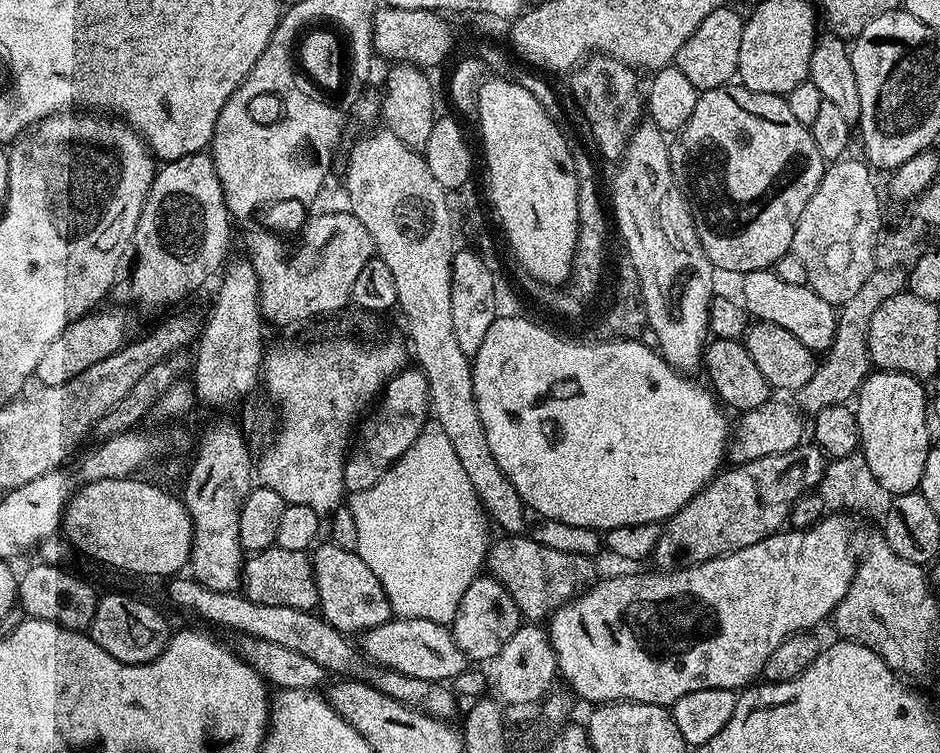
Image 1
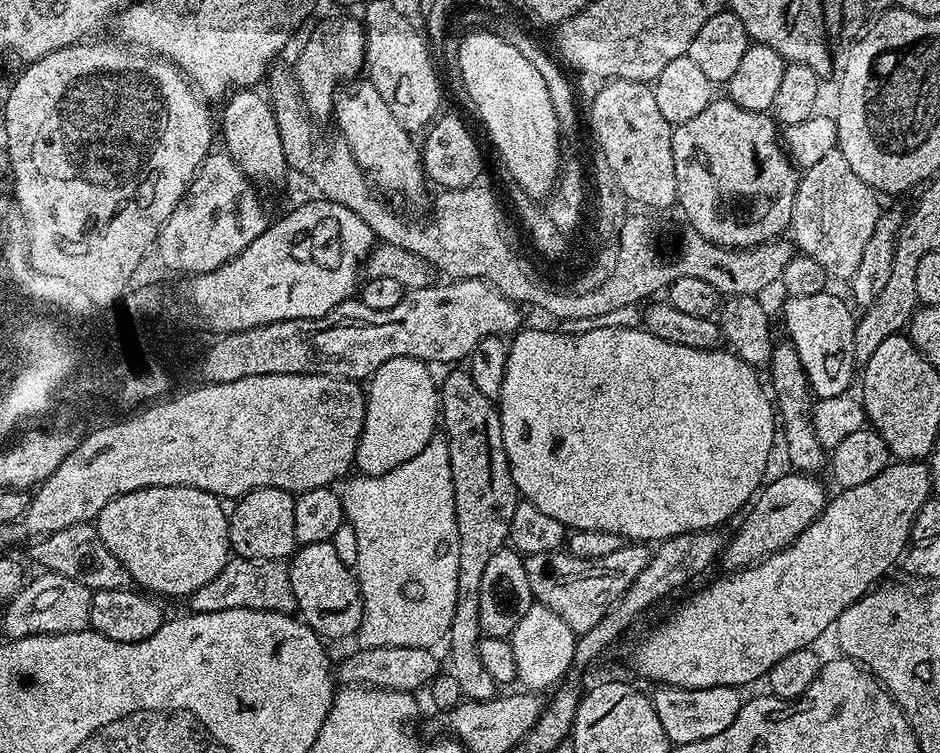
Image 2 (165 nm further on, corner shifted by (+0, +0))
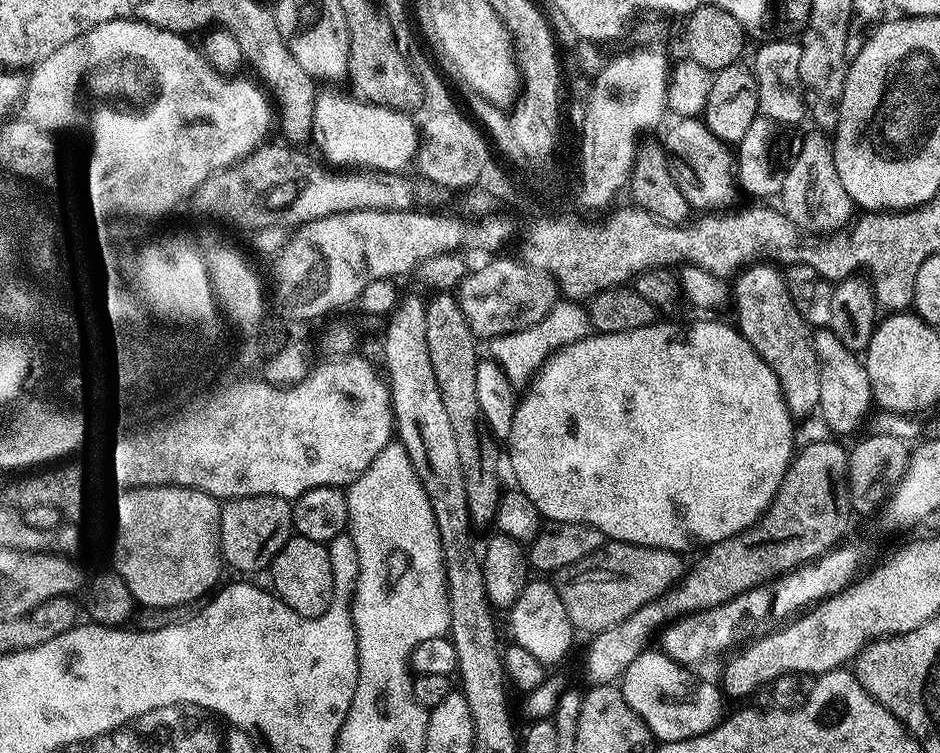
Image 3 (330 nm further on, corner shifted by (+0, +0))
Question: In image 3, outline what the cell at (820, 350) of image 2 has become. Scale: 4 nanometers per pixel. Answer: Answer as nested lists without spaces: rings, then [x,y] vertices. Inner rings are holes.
[[[831,330],[817,331],[812,337],[812,345],[820,363],[820,407],[818,416],[824,419],[824,424],[837,437],[848,436],[860,428],[860,419],[868,412],[868,407],[873,407],[872,387],[868,372],[864,368],[863,359],[859,355],[846,350],[842,342]]]

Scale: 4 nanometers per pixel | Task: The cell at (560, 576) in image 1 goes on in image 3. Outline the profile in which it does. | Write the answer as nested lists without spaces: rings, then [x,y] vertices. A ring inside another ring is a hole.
[[[606,542],[602,545],[602,547],[599,548],[597,552],[594,554],[590,554],[590,558],[582,558],[582,562],[574,562],[574,566],[566,566],[562,570],[558,570],[556,573],[554,573],[554,583],[556,585],[556,589],[558,590],[558,598],[562,598],[562,606],[566,606],[566,614],[570,618],[570,622],[572,623],[573,629],[580,630],[582,628],[584,631],[589,632],[589,634],[595,634],[597,632],[604,632],[607,628],[610,626],[618,626],[618,622],[622,622],[626,618],[630,618],[630,614],[634,614],[638,611],[642,606],[646,606],[649,604],[651,600],[656,600],[659,598],[659,596],[664,595],[665,592],[670,591],[672,588],[677,587],[683,581],[685,575],[686,575],[686,564],[683,564],[682,561],[680,561],[681,557],[677,555],[675,552],[668,552],[664,548],[651,548],[650,546],[642,546],[641,544],[622,544],[619,542]]]

